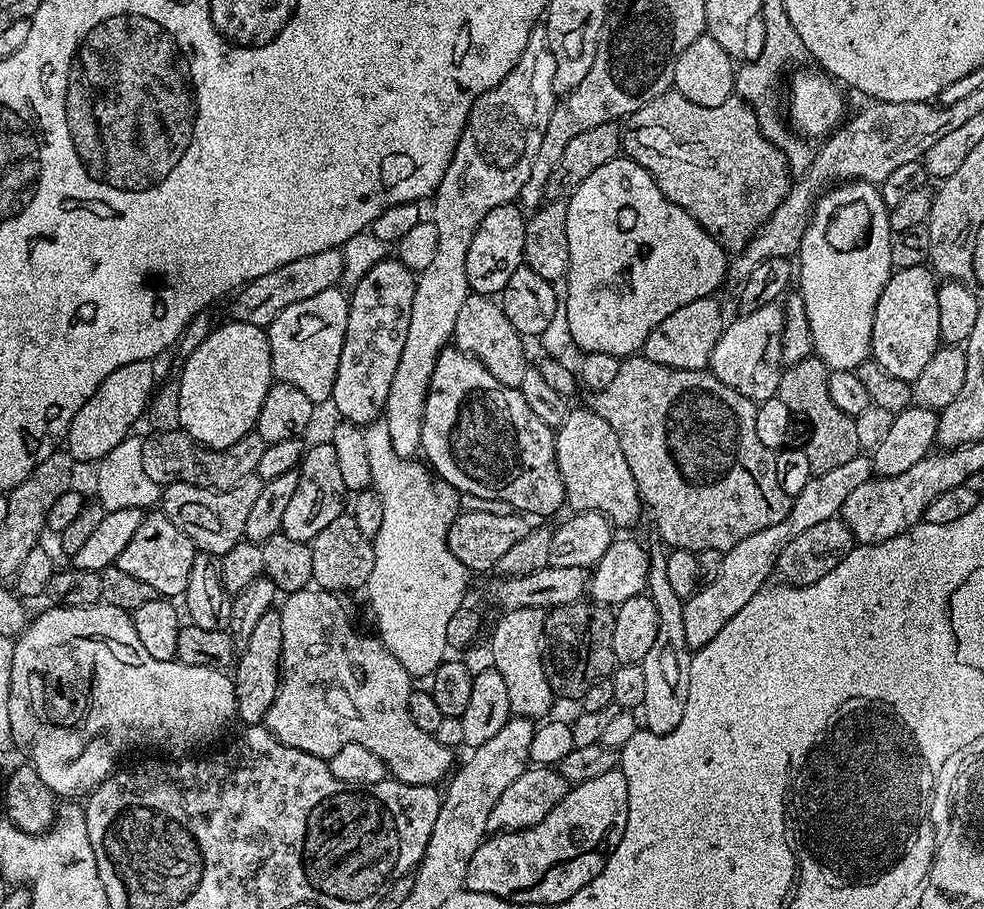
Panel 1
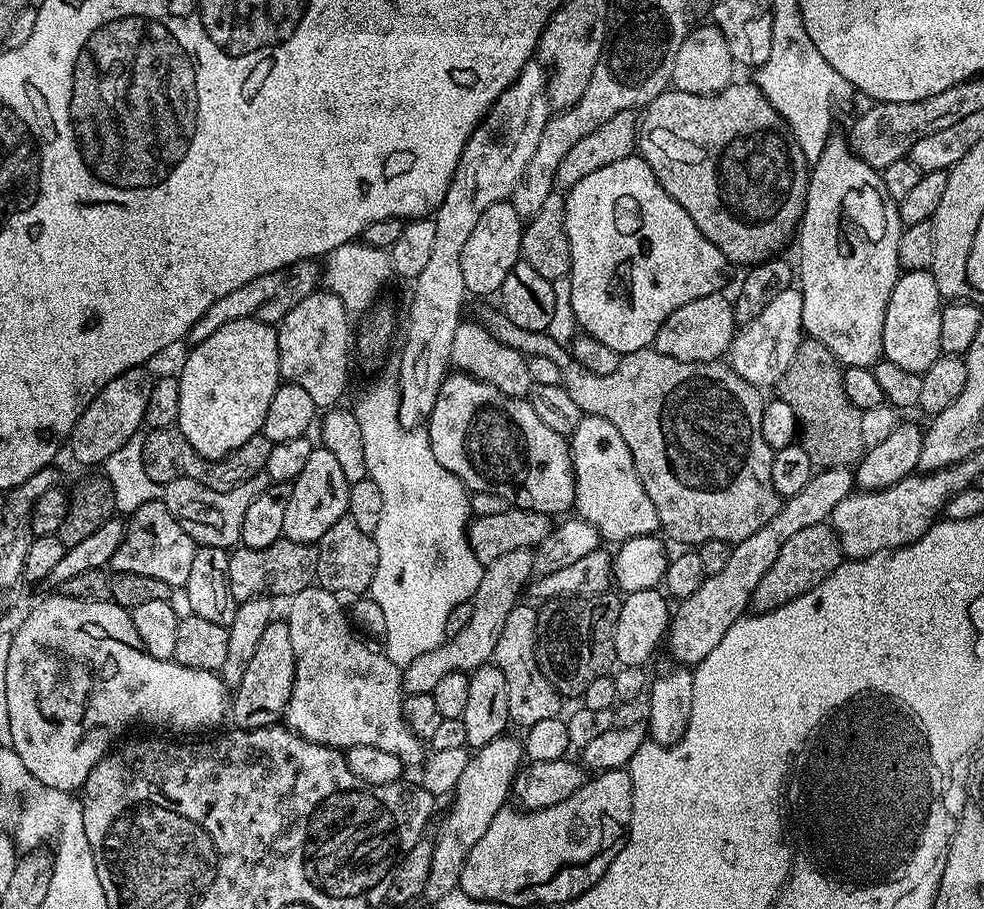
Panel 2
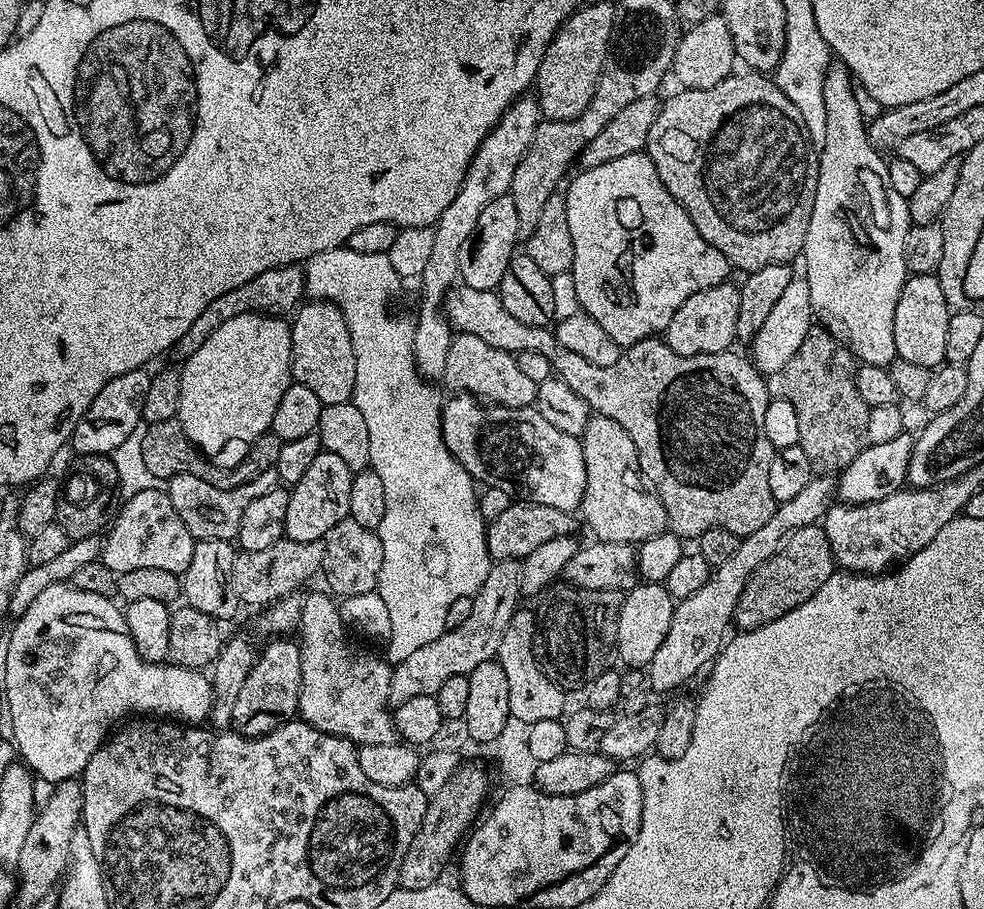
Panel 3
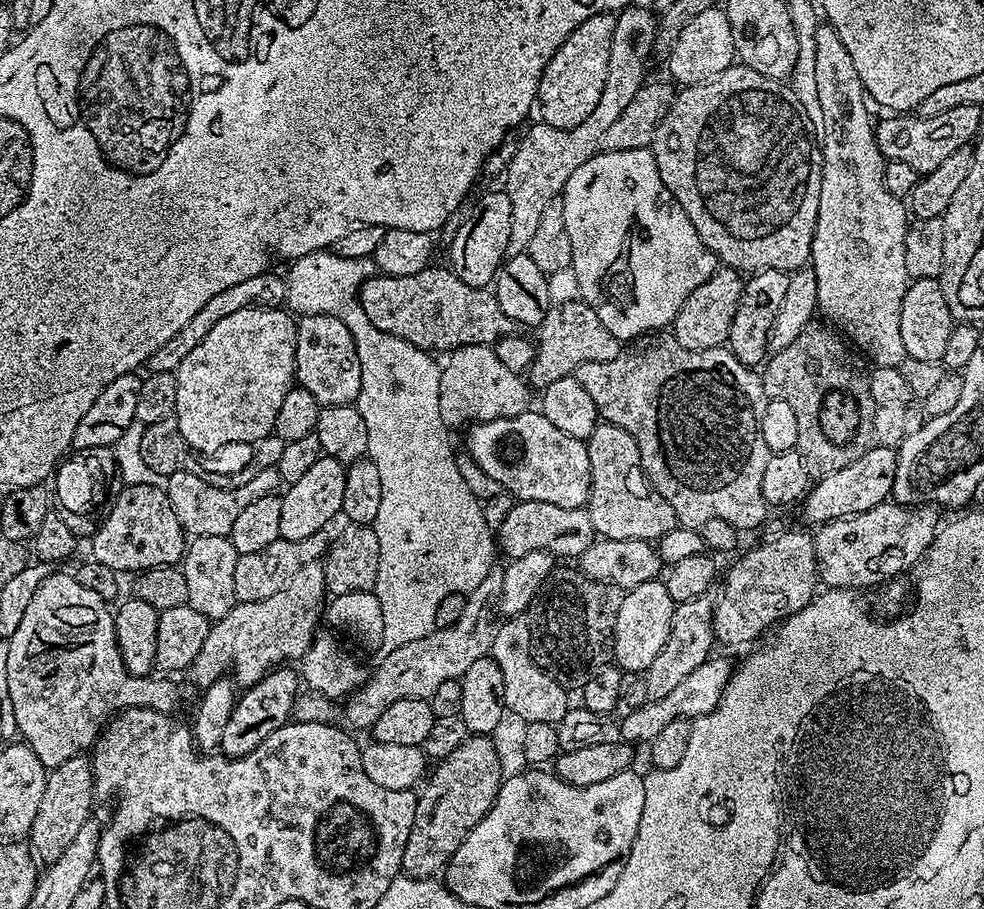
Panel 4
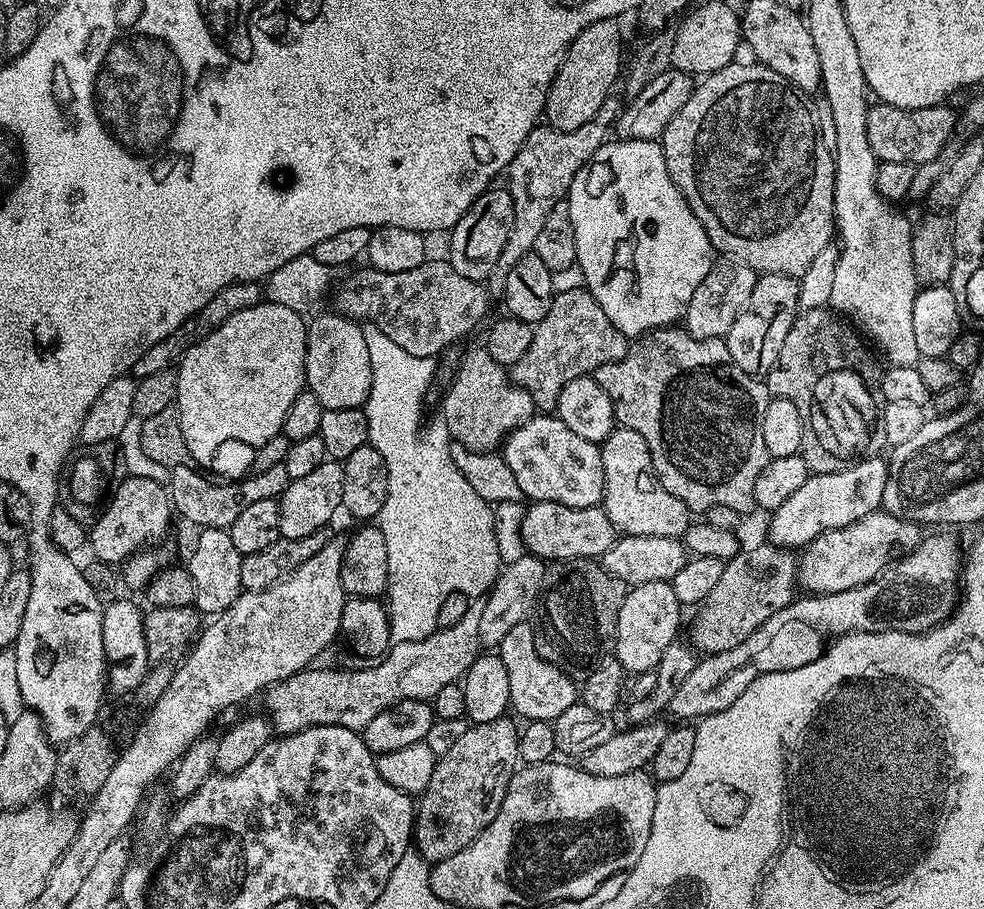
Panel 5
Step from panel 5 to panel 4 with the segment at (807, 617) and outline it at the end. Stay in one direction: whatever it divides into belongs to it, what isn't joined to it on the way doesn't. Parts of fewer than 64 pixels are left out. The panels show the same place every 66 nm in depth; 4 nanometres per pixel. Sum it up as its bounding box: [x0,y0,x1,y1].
[619,654,734,746]

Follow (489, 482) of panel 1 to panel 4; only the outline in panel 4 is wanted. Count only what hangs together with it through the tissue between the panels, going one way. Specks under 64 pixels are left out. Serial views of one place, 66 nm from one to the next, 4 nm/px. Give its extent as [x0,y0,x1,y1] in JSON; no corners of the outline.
[467,410,592,508]

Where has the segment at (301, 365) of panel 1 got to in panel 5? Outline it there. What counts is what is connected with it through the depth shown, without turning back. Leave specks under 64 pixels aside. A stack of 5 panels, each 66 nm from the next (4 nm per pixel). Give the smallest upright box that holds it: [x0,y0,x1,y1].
[304,314,370,410]

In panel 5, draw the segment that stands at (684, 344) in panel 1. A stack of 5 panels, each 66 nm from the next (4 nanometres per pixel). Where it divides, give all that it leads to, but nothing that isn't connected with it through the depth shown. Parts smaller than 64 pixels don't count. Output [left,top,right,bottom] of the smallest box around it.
[682,258,758,340]

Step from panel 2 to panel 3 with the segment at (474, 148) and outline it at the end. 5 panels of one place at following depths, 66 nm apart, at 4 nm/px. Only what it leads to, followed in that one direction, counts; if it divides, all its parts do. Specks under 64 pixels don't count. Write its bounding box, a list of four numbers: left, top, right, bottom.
[412,98,541,378]

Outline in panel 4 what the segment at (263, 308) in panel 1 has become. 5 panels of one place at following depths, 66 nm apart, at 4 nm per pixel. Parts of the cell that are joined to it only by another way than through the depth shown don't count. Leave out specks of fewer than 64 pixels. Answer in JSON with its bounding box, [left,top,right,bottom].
[146,270,285,373]

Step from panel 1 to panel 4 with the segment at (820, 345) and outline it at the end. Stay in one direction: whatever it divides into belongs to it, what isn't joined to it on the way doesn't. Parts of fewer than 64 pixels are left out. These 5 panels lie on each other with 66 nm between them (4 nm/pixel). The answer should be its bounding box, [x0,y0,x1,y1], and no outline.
[810,22,910,368]

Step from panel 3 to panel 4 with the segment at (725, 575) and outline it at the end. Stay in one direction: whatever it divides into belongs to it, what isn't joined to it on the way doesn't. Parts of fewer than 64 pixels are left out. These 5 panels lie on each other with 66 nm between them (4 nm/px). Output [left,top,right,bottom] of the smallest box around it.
[642,595,716,700]

